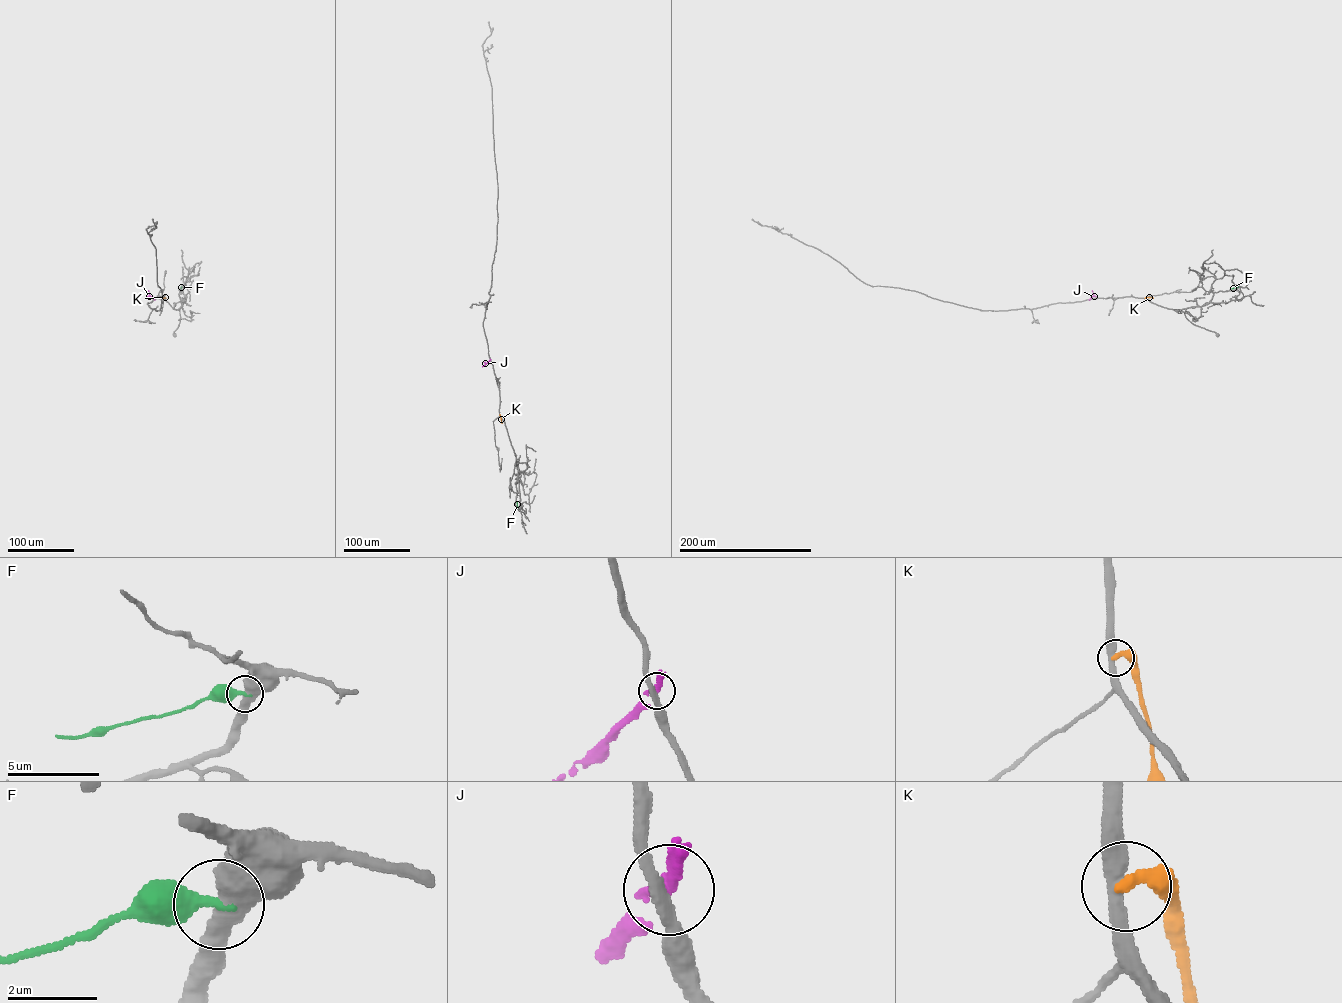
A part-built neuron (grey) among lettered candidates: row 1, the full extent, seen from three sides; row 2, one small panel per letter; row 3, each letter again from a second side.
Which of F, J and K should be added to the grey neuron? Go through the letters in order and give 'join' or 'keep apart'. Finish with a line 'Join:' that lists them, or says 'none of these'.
F: keep apart
J: keep apart
K: keep apart
Join: none of these

